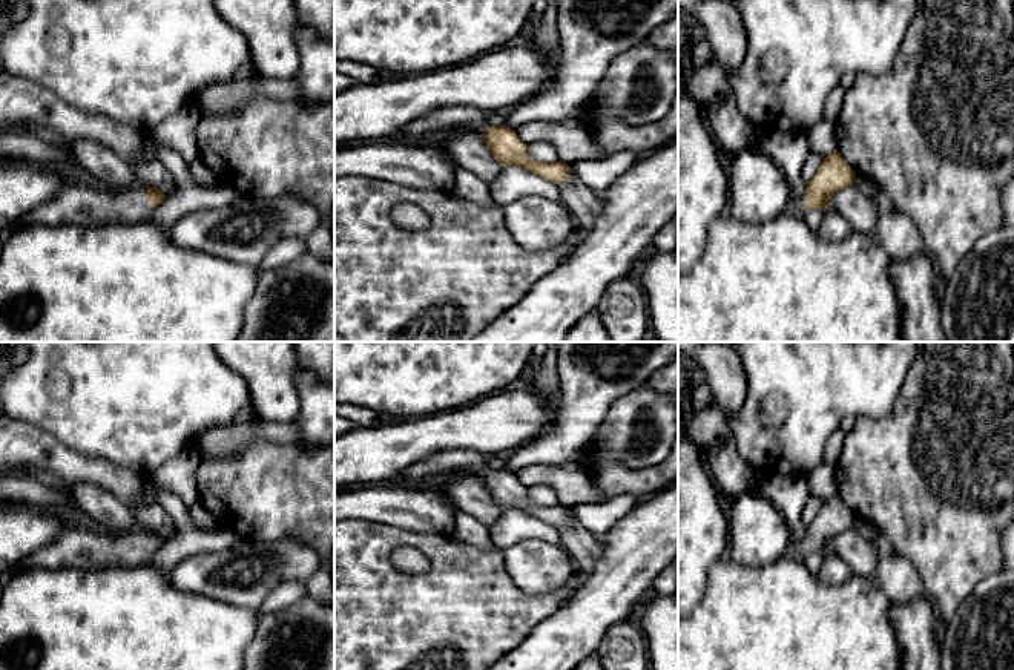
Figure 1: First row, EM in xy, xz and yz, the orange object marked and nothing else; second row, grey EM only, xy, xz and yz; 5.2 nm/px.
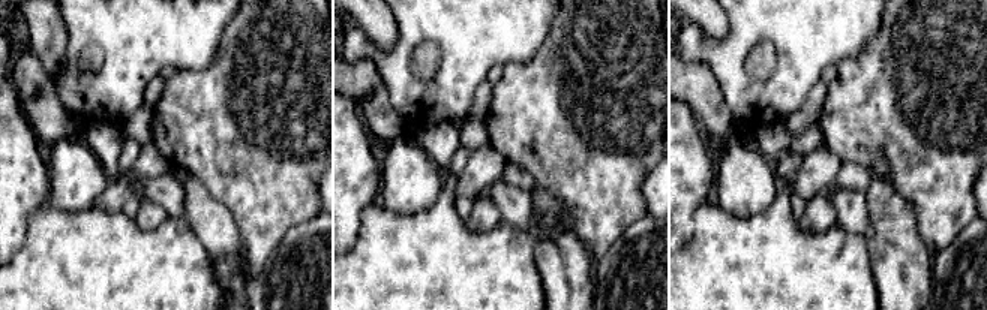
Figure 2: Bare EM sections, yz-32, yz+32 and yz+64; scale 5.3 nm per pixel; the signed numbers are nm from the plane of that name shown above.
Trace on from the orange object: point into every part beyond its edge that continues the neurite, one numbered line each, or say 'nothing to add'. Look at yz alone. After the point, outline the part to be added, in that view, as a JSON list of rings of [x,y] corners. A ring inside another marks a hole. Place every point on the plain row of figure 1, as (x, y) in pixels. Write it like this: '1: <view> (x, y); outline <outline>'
1: yz (796, 549); outline [[[792,541],[788,544],[787,552],[790,552],[793,555],[793,558],[798,560],[799,563],[804,563],[805,561],[805,557],[810,553],[807,550],[807,547],[804,546],[804,541],[799,541],[799,543]]]

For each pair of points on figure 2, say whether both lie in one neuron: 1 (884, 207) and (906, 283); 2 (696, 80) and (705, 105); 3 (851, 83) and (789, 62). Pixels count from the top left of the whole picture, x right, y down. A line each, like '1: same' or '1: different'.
1: same
2: same
3: different

